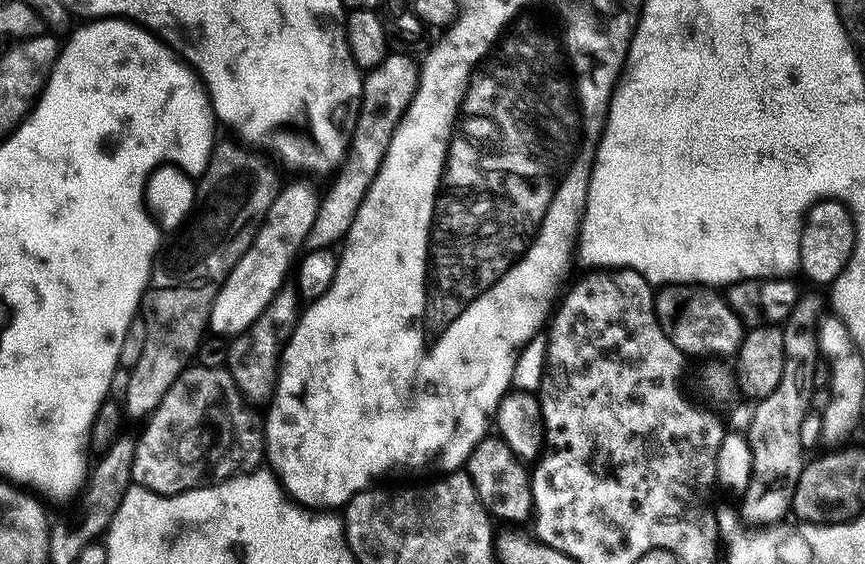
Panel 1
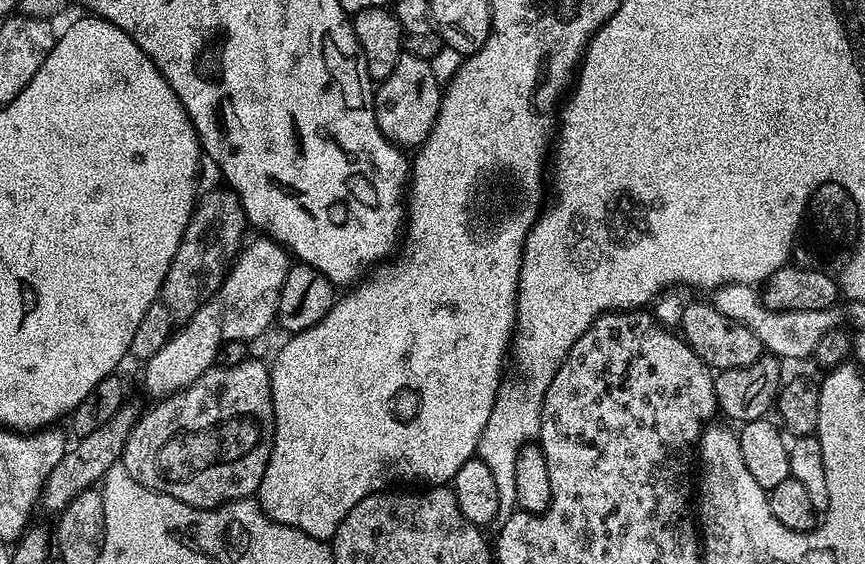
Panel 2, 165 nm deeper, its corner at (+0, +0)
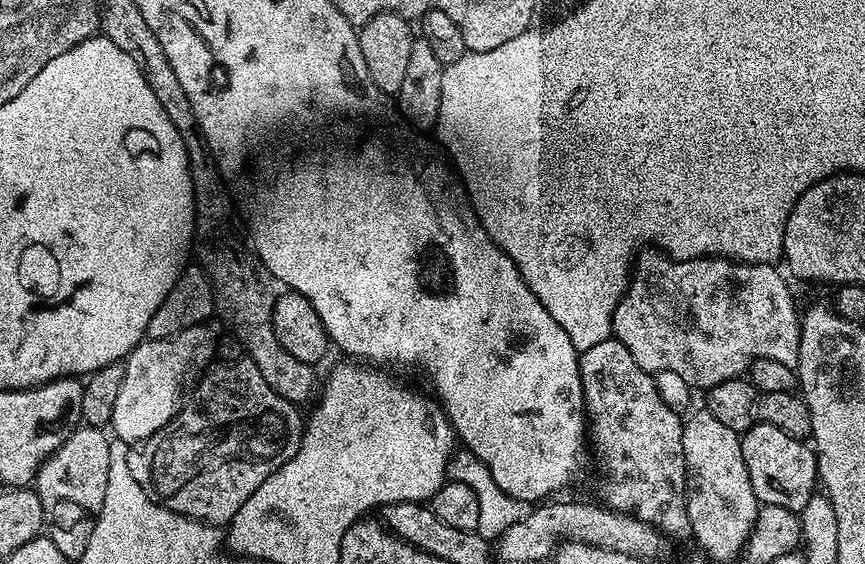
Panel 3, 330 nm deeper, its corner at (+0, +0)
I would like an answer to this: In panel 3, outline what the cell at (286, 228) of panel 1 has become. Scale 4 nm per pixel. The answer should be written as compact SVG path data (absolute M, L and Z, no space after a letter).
M196 324L165 340L141 340L123 361L124 377L114 401L111 435L125 446L131 446L141 444L150 434L162 430L180 411L189 385L213 363L215 348L216 340L204 324Z

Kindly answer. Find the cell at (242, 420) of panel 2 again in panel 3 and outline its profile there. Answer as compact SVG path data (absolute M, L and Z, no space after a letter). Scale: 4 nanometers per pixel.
M240 358L237 364L216 362L195 381L190 395L181 403L180 411L176 413L175 418L166 422L166 426L162 426L162 430L150 434L150 438L146 438L141 444L131 445L127 449L128 469L130 474L134 474L134 482L138 482L138 486L142 486L144 493L154 503L160 504L172 512L189 516L192 520L200 520L203 524L227 526L231 524L234 514L238 514L238 510L242 510L242 502L246 502L246 498L250 498L250 494L254 494L254 490L258 490L258 486L262 486L262 482L266 482L266 478L270 478L270 474L274 474L287 460L294 458L300 445L302 431L302 412L301 416L300 412L301 409L297 405L291 404L289 400L282 398L274 390L270 390L270 382L266 382L266 378L262 378L262 373L258 370L258 366L254 366L252 360Z

